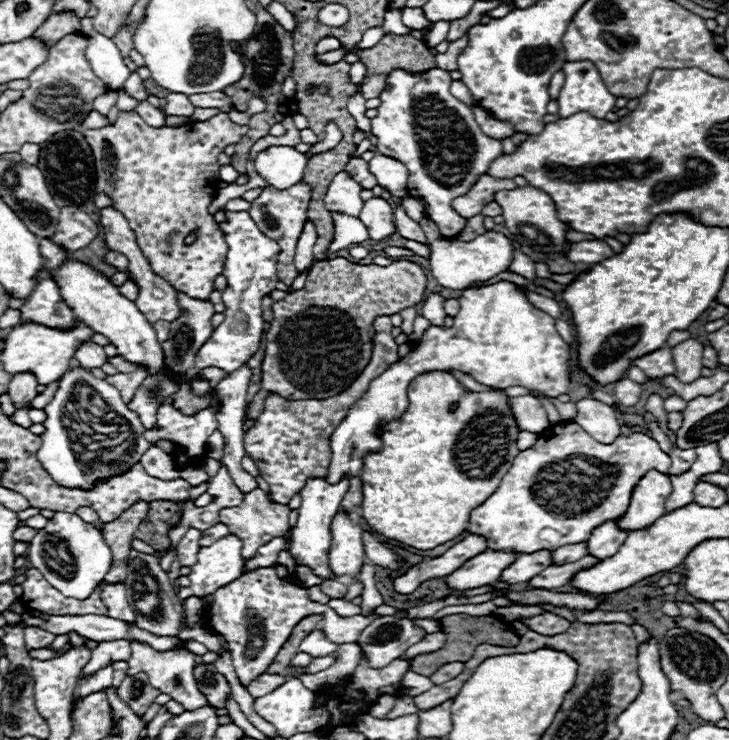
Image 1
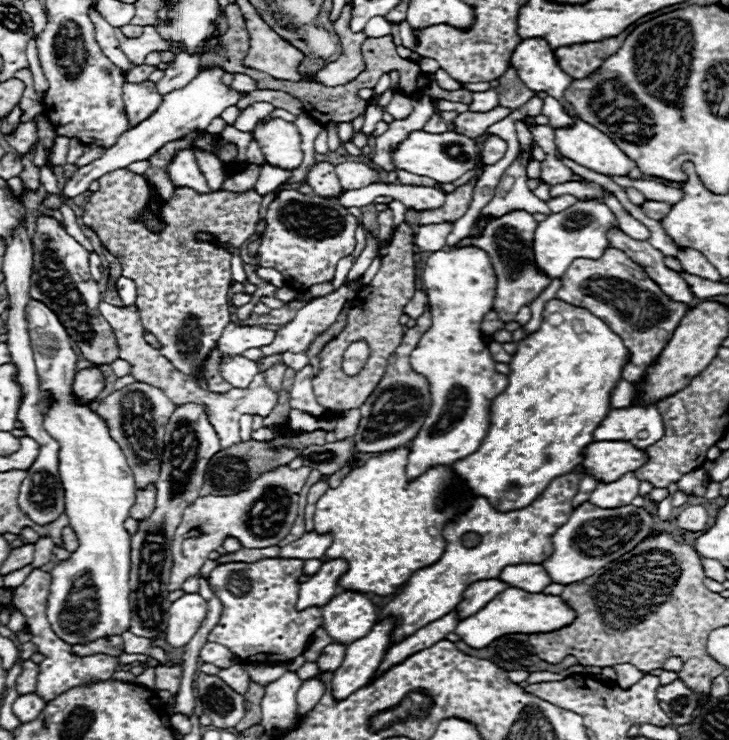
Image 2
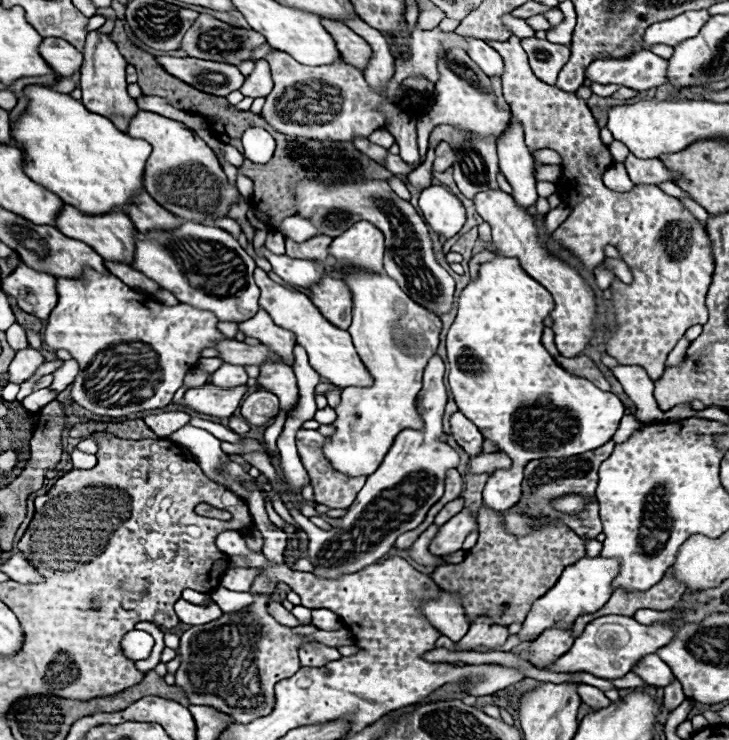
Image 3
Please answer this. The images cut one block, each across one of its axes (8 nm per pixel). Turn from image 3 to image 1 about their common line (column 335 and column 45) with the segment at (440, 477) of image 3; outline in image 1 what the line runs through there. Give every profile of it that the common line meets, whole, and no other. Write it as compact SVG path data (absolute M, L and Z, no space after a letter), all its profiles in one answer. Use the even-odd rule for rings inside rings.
M56 512L54 518L48 520L46 528L32 538L28 546L28 560L64 596L86 600L108 574L108 568L112 566L112 550L104 542L102 534L76 514Z

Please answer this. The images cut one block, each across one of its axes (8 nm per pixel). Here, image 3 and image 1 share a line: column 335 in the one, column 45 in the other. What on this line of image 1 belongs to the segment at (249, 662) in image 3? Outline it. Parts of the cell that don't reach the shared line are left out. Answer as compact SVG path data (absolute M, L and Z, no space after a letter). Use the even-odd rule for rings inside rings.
M28 626L26 630L24 630L24 640L26 640L26 648L28 650L36 650L36 648L46 648L46 646L50 646L52 642L54 642L54 634L50 634L50 632L46 632L46 630L42 630L42 628L32 628L32 626Z

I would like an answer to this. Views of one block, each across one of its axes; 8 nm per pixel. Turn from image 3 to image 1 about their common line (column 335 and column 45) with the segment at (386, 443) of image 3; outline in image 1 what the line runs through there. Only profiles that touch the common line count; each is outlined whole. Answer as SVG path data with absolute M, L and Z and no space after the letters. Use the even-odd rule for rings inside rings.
M84 368L68 370L60 378L60 388L44 410L48 412L48 420L44 422L46 432L42 434L42 446L38 450L38 458L58 484L90 488L98 478L108 478L126 472L150 448L150 444L144 440L146 428L140 424L138 416L132 410L128 410L128 406L122 402L120 392L112 388L108 382L94 378Z

